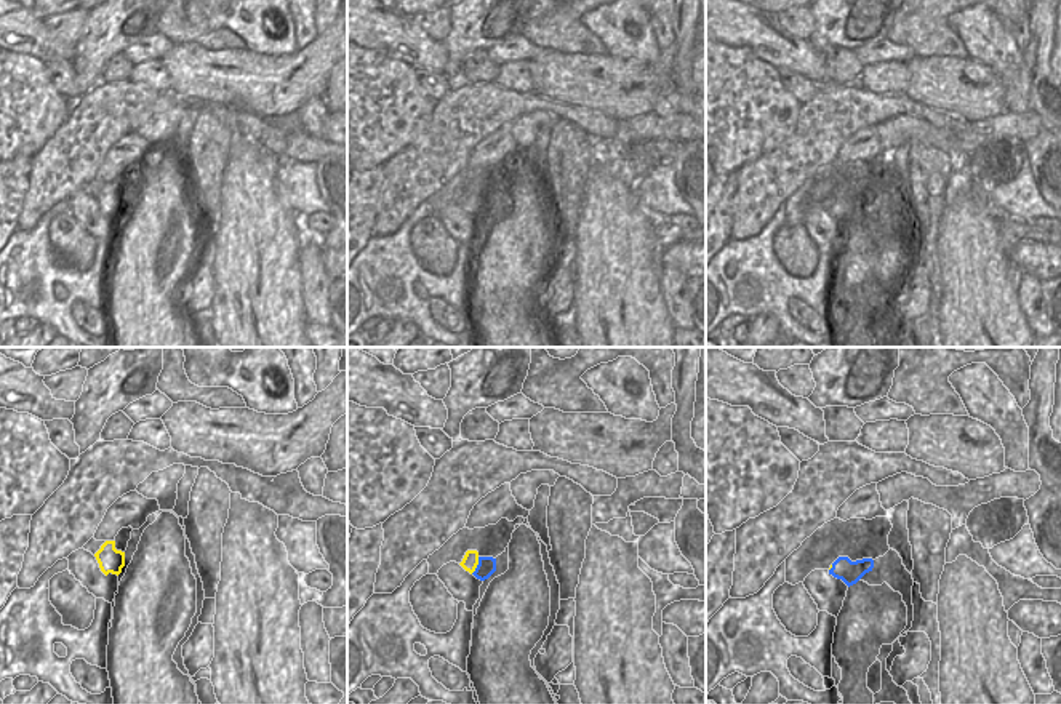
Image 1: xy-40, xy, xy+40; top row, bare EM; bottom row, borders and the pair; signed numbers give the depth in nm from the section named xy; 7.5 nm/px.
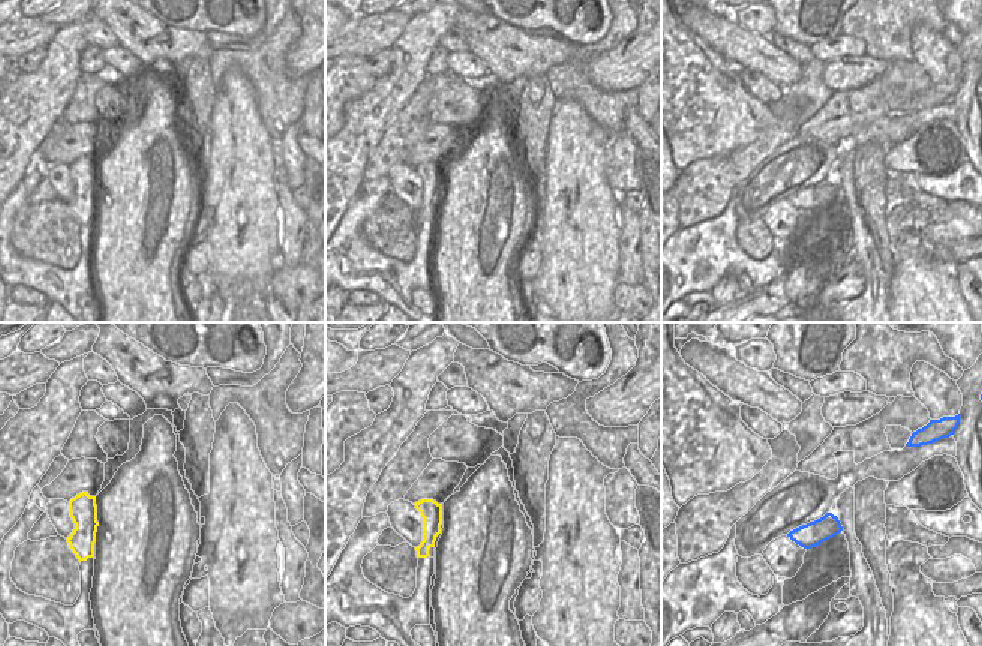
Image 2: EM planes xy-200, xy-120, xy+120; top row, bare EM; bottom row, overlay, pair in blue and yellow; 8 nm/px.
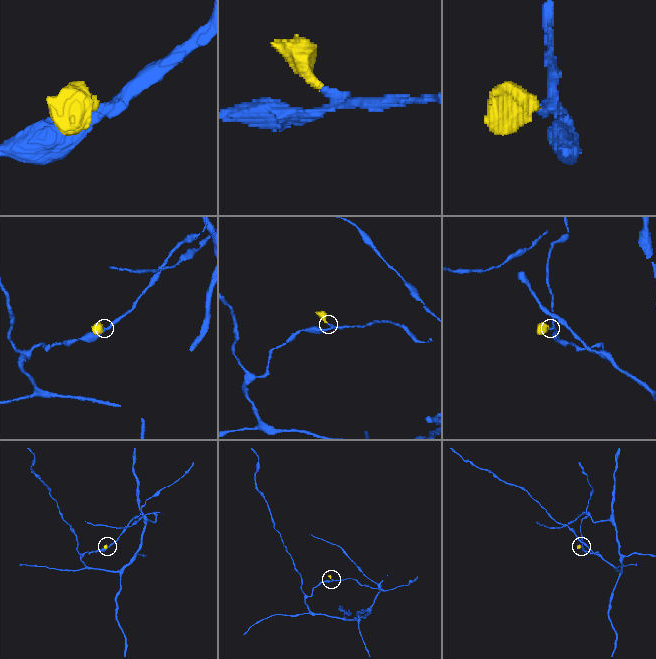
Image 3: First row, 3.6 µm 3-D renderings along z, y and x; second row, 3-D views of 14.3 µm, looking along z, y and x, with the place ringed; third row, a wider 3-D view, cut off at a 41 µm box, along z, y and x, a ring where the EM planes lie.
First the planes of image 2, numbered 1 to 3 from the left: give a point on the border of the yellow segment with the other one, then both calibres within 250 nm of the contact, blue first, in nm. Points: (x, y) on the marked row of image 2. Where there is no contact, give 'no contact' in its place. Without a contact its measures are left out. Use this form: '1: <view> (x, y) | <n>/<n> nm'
1: no contact
2: no contact
3: no contact

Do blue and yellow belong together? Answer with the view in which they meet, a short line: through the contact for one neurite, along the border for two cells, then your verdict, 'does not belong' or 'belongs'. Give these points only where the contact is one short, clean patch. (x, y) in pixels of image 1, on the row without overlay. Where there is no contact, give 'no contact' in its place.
meets blue in xy; line xy (487, 207), (477, 207), (471, 200); belongs

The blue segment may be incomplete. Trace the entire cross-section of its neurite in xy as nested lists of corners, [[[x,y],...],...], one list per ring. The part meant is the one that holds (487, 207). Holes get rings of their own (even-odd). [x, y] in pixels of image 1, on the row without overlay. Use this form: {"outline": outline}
{"outline": [[[467,192],[459,206],[480,222],[488,221],[496,213],[496,200],[480,198],[477,192]]]}

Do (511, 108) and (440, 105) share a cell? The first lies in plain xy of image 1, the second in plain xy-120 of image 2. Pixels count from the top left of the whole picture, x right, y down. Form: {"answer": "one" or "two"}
{"answer": "two"}

